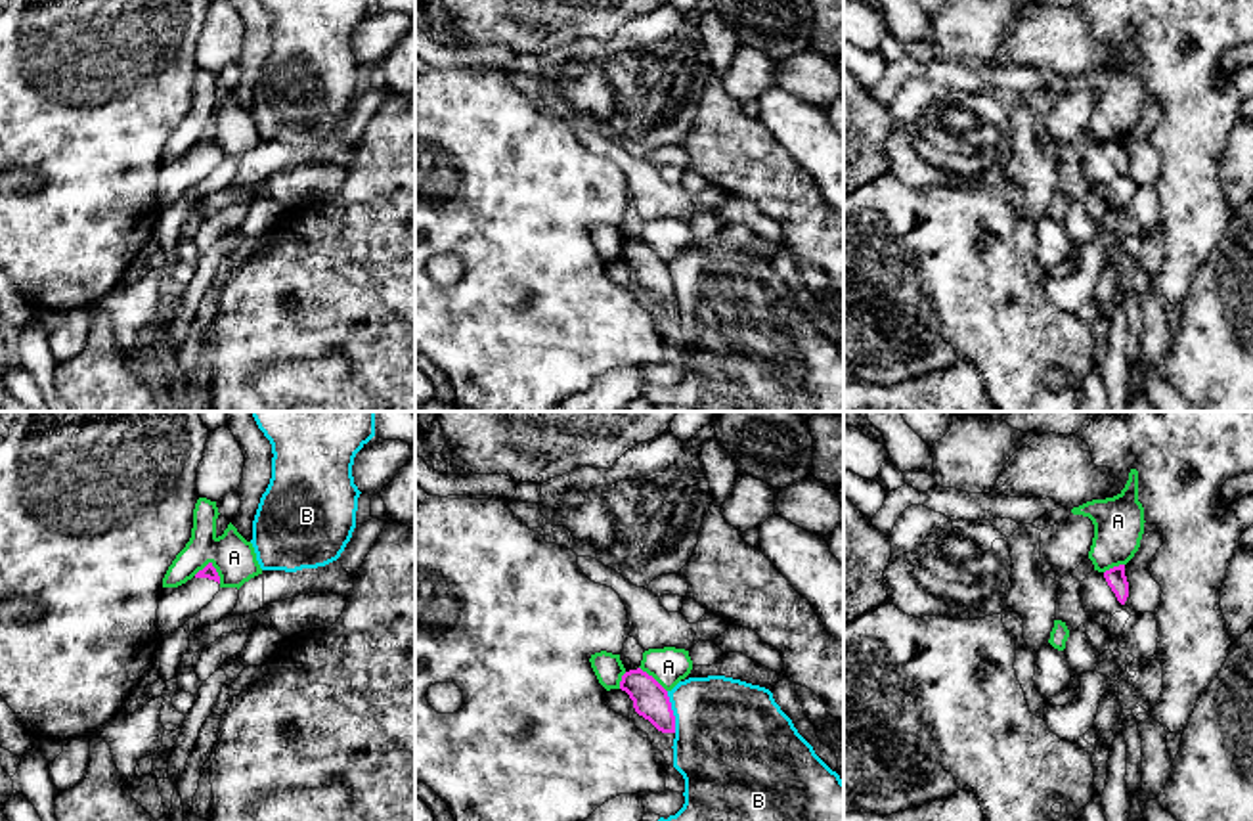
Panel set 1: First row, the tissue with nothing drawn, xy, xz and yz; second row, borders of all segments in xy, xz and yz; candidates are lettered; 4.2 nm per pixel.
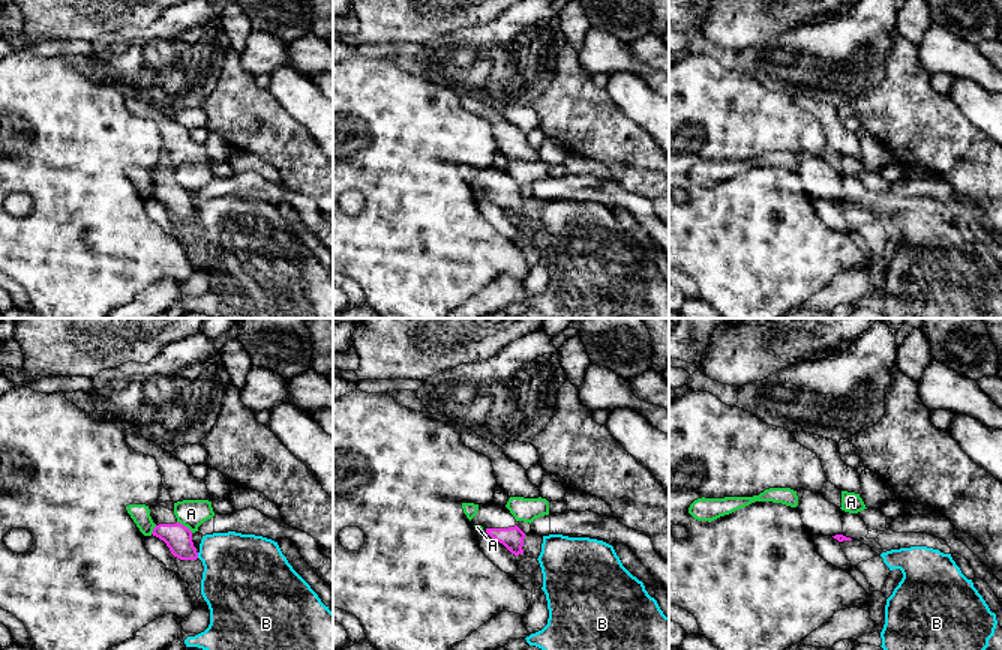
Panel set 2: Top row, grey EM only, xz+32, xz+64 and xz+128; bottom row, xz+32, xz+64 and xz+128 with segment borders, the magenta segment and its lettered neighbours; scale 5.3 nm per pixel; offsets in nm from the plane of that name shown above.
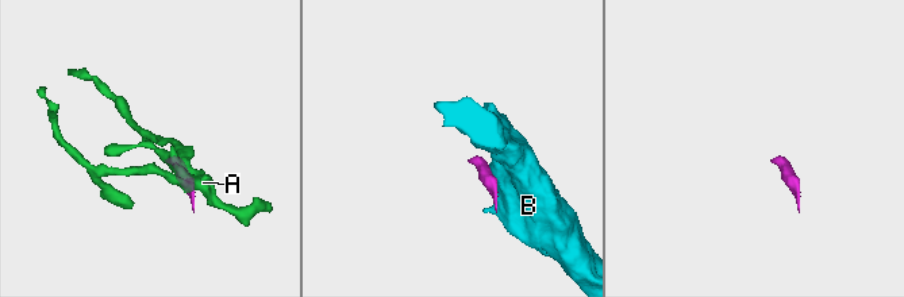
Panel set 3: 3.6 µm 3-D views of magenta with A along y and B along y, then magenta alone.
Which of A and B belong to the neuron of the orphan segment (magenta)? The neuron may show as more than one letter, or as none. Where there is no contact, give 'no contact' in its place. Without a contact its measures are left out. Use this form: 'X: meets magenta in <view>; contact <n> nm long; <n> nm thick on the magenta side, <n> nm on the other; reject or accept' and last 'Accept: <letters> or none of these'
A: meets magenta in xy; contact 120 nm long; 60 nm thick on the magenta side, 180 nm on the other; reject
B: meets magenta in xz; contact 180 nm long; 150 nm thick on the magenta side, 440 nm on the other; reject
Accept: none of these

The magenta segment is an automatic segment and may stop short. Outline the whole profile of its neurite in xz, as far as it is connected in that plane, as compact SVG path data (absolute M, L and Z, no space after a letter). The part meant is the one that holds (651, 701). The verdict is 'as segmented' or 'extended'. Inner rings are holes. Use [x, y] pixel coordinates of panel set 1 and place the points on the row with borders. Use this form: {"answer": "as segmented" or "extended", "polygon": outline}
{"answer": "extended", "polygon": "M620 653L626 668L620 689L629 695L639 716L648 720L662 733L675 733L675 716L668 691L637 664Z"}

